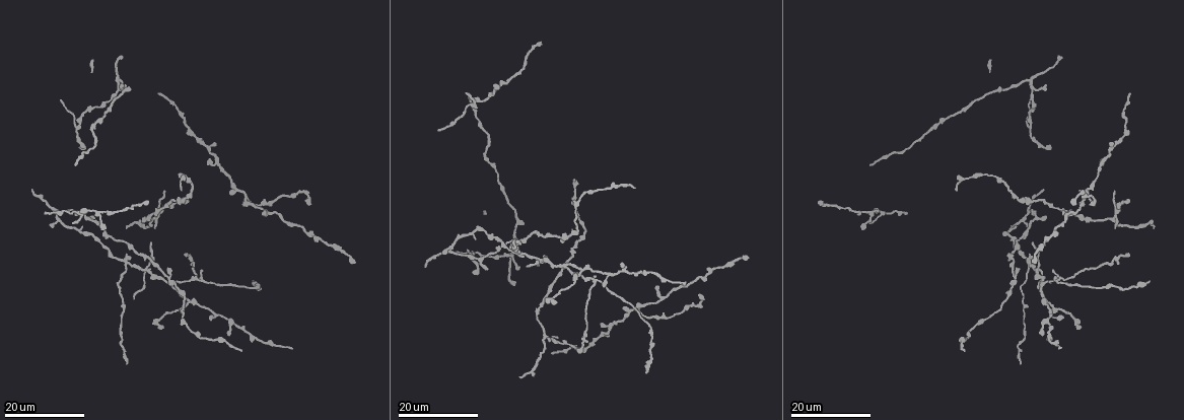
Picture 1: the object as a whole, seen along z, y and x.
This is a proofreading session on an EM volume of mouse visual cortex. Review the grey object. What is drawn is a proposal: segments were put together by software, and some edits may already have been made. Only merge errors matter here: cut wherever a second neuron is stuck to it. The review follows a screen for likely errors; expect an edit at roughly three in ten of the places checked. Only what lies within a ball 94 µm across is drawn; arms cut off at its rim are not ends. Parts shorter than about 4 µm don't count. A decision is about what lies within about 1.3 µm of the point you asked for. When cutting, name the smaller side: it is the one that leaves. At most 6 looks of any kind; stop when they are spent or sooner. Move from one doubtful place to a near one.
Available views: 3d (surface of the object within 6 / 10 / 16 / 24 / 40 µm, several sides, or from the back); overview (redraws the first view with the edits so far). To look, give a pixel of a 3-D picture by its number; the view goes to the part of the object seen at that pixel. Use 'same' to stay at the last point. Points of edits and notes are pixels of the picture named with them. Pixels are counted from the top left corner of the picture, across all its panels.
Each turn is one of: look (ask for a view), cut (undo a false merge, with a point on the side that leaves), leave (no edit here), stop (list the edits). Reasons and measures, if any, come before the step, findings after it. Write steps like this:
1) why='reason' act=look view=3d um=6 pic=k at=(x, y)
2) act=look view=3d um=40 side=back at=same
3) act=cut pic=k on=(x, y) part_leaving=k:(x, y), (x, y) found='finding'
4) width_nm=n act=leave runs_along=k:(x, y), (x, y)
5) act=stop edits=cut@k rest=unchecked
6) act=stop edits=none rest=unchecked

why='two arms in line, one across' act=look view=3d um=24 pic=1 at=(75, 126)

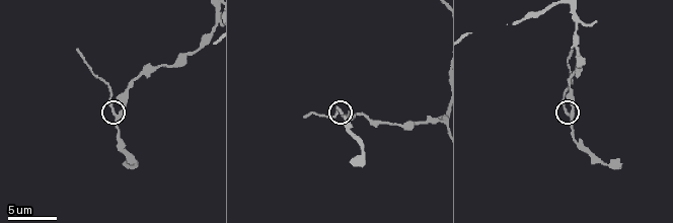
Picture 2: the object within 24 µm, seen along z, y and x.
act=look view=3d um=6 pic=2 at=(570, 115)

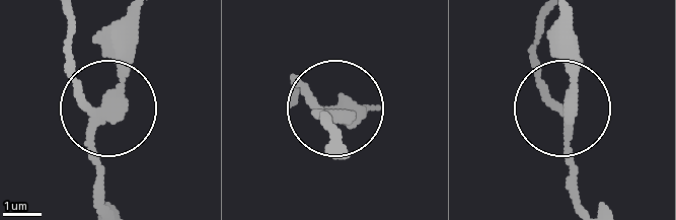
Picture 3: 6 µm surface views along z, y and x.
side_arm_um=10 arms=3 act=cut pic=3 on=(74, 71) found='two neurons meet here'

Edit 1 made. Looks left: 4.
why='see it whole again' act=look view=overview

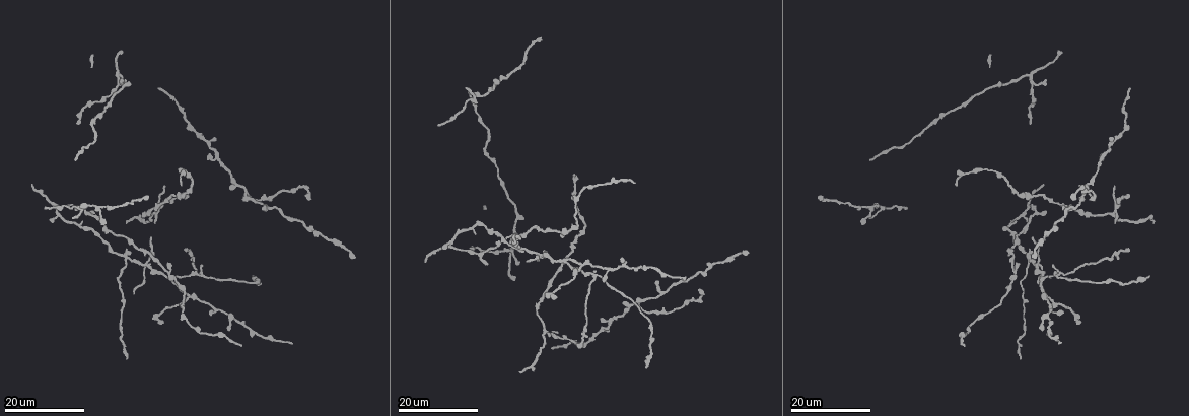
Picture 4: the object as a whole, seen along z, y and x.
act=look view=3d um=24 pic=4 at=(452, 247)

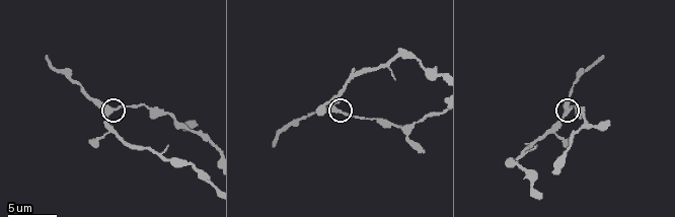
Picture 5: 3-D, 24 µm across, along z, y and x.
act=look view=3d um=6 pic=5 at=(340, 110)

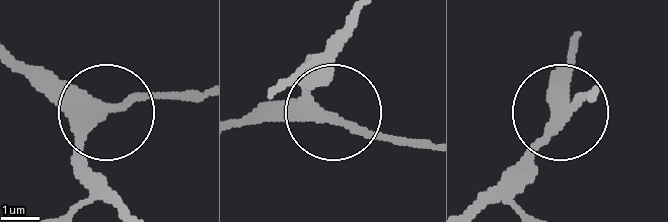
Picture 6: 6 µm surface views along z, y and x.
act=leave runs_along=6:(471, 204), (575, 100), (594, 97) found='all the same neuron'

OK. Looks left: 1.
act=stop edits=cut@3 rest=unchecked

